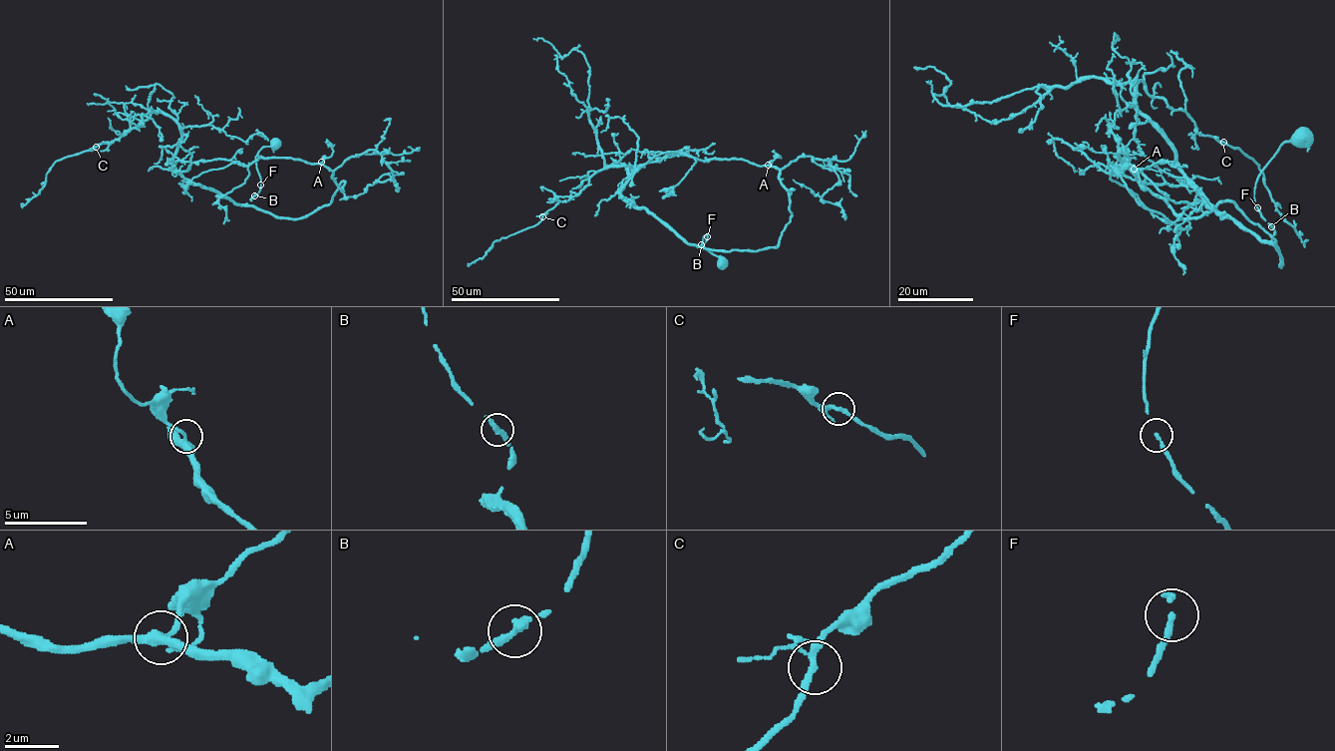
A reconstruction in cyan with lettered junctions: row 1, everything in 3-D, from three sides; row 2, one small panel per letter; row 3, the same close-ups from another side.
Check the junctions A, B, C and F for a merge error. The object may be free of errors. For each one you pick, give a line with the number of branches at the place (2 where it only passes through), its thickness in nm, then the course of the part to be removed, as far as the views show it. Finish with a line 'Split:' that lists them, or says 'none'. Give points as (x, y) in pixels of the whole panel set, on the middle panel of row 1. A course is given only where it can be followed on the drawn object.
Split: none

